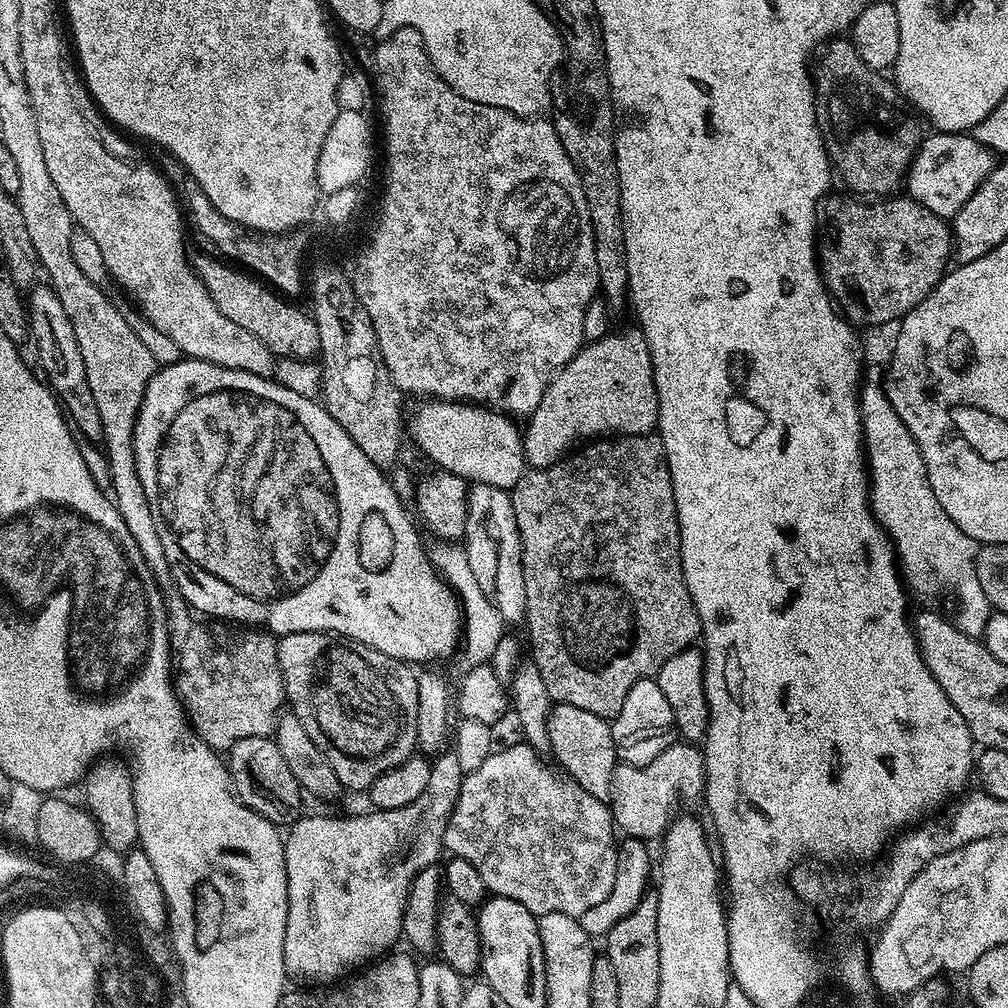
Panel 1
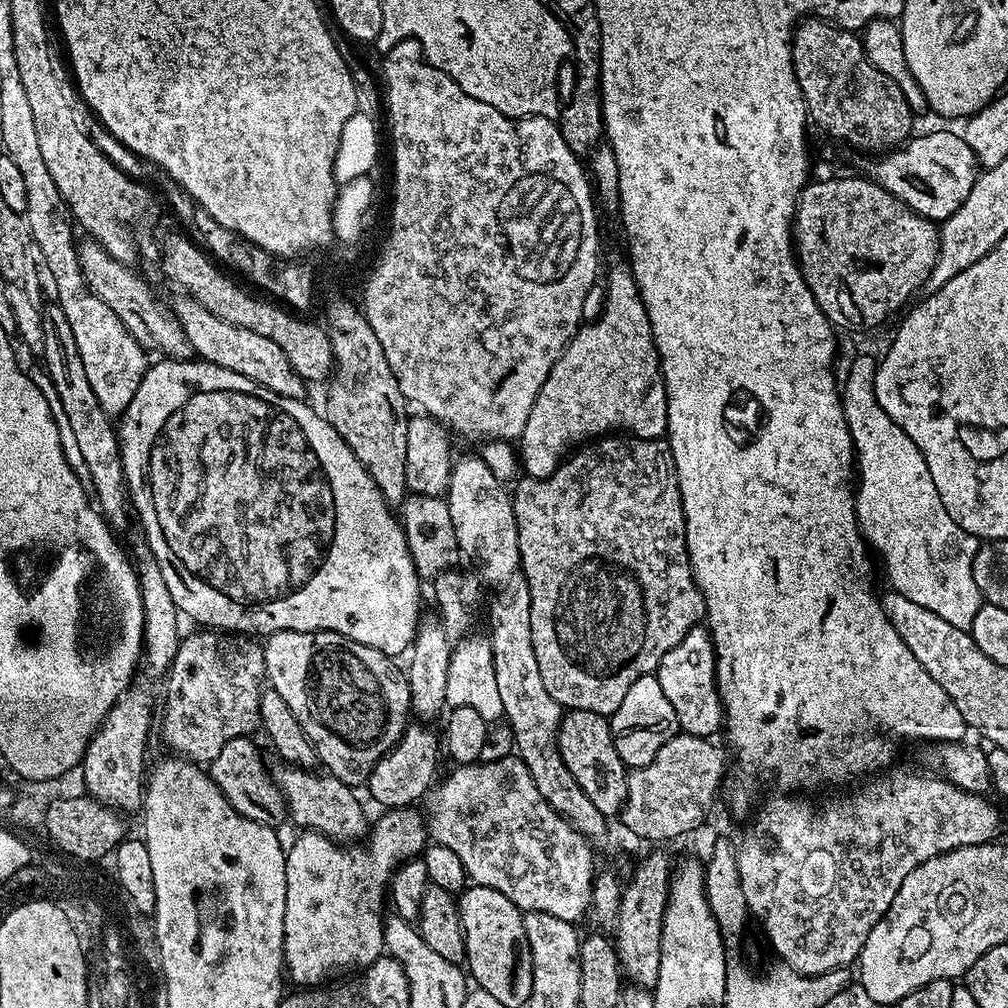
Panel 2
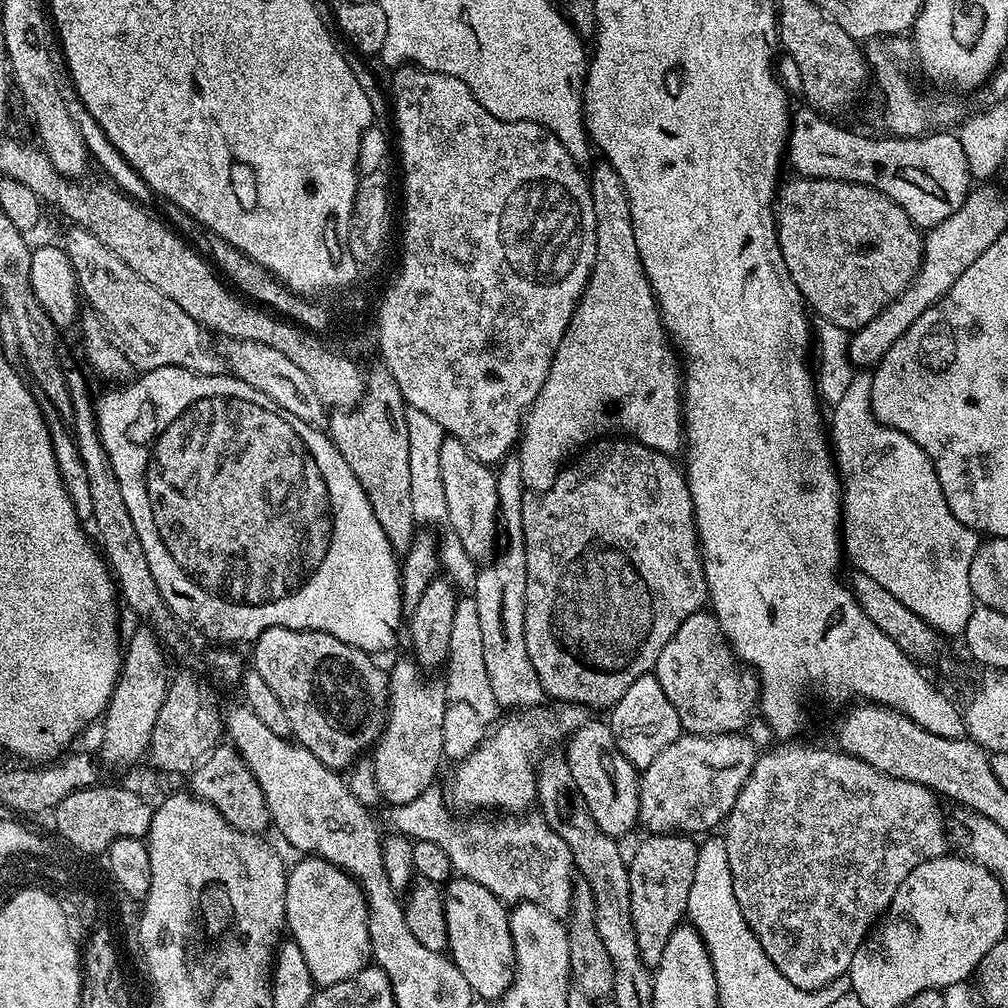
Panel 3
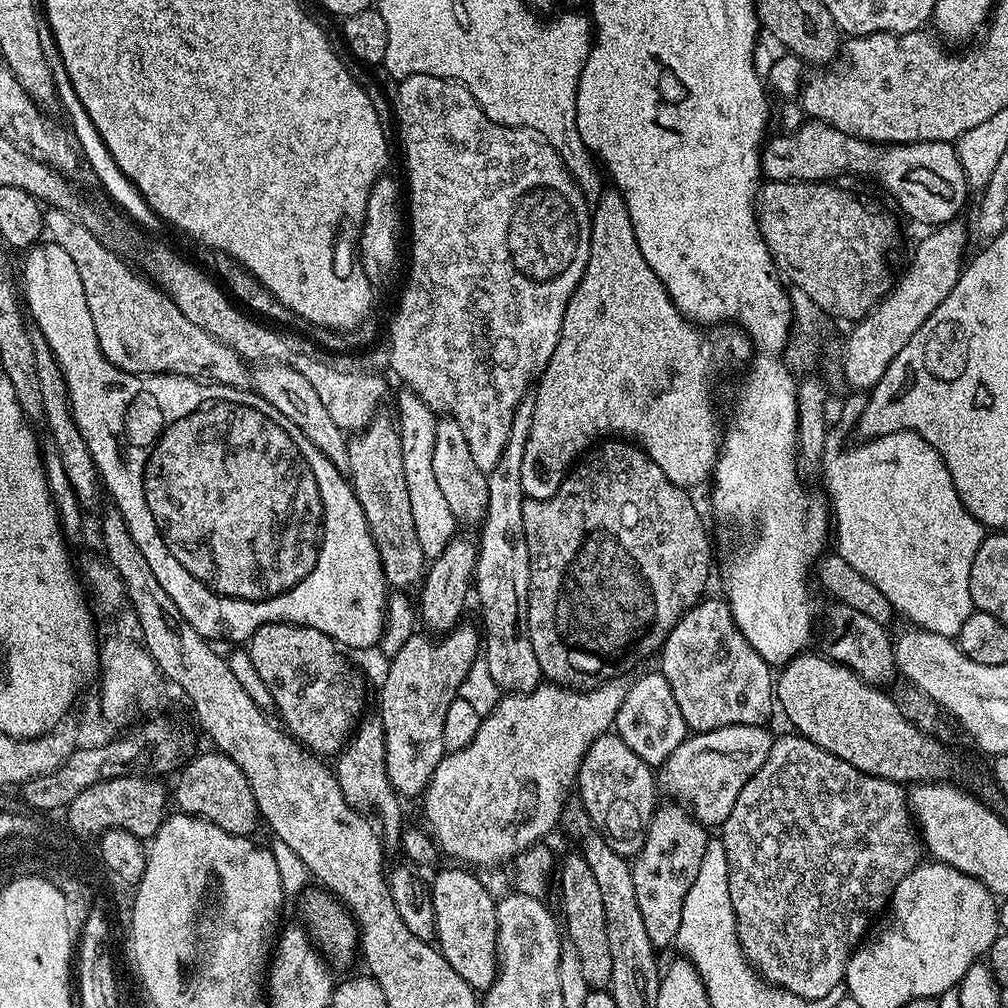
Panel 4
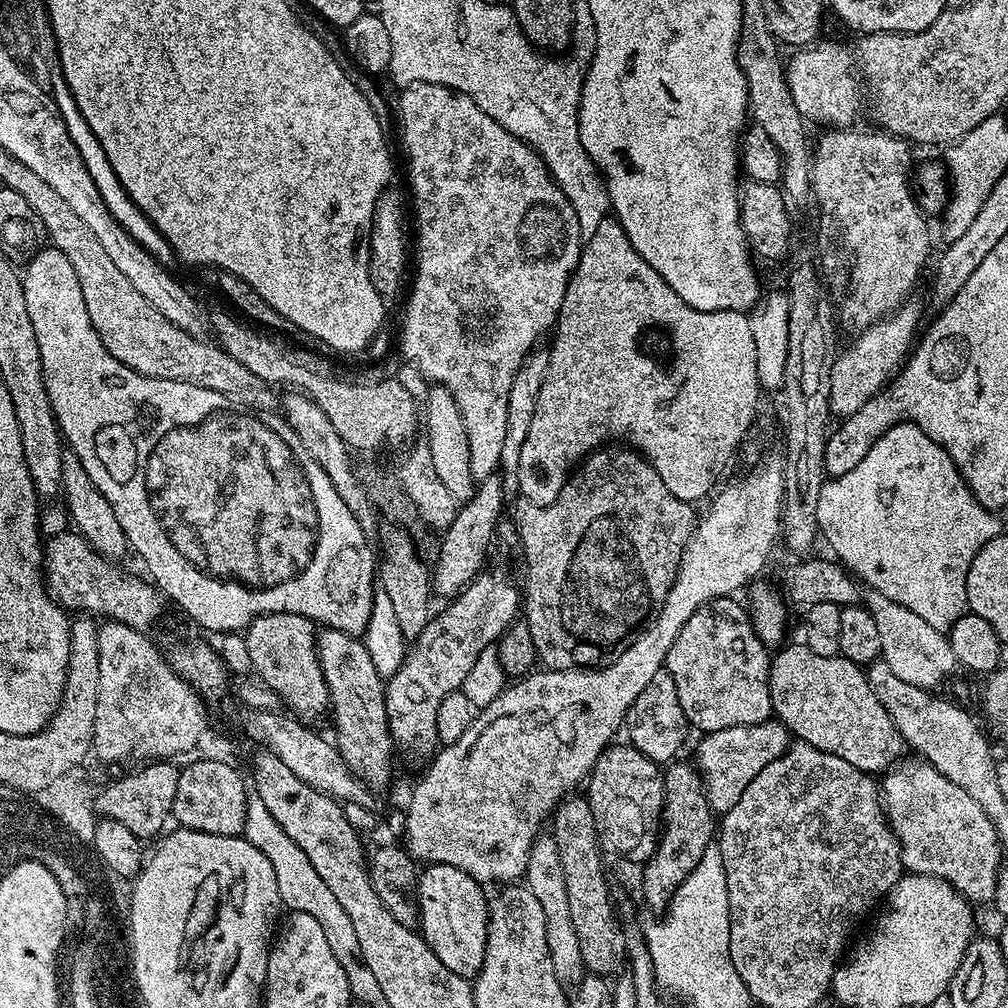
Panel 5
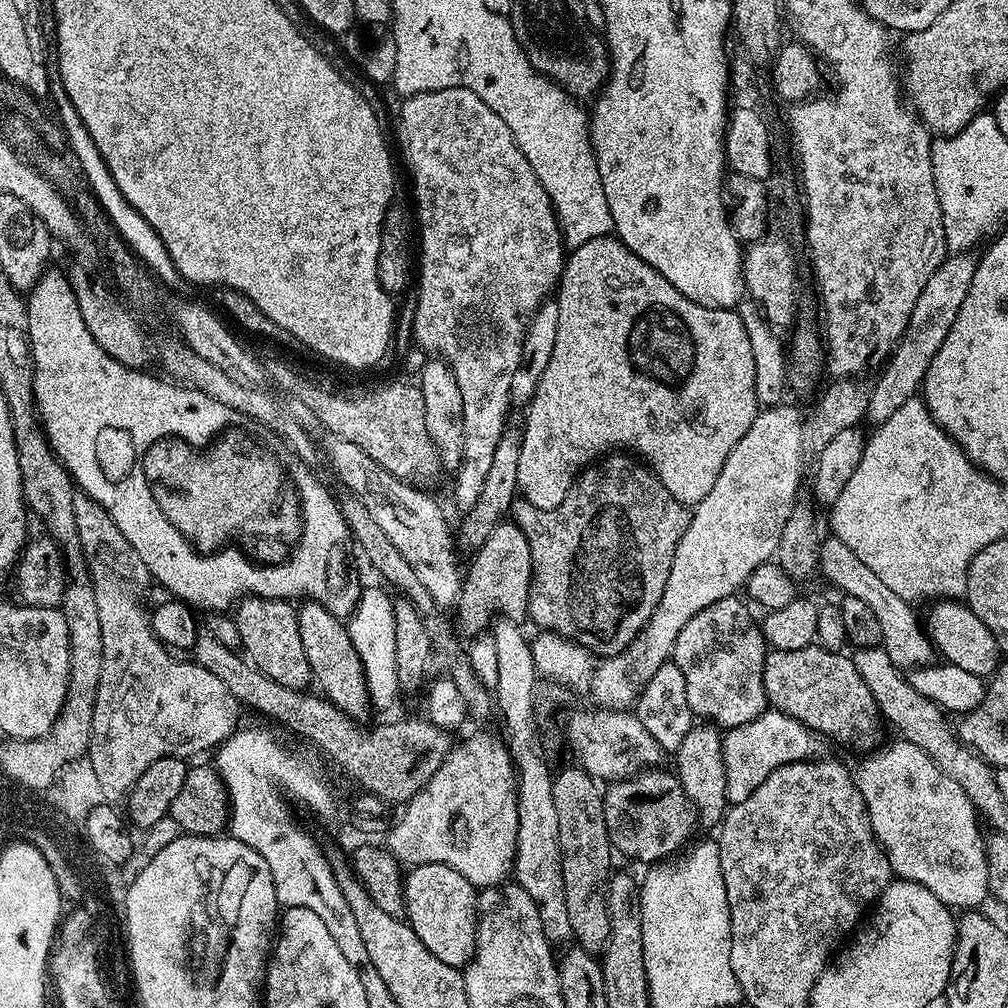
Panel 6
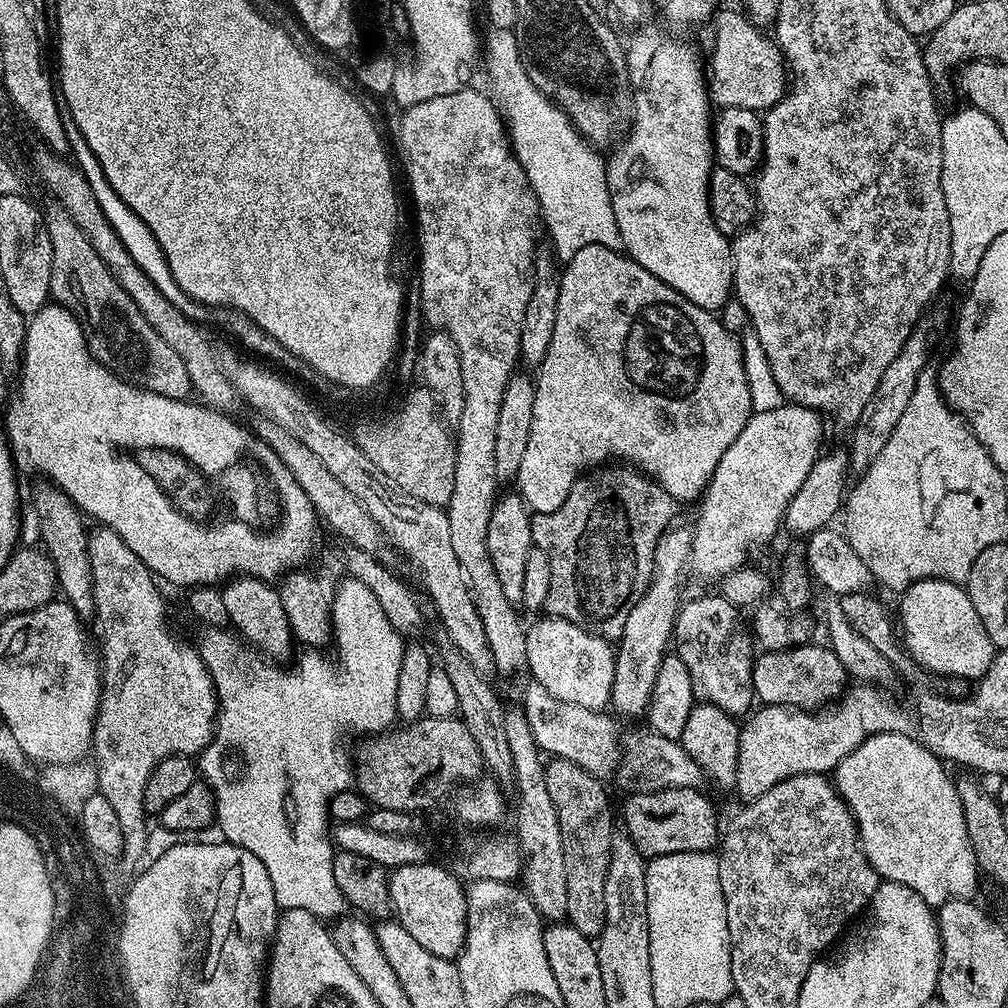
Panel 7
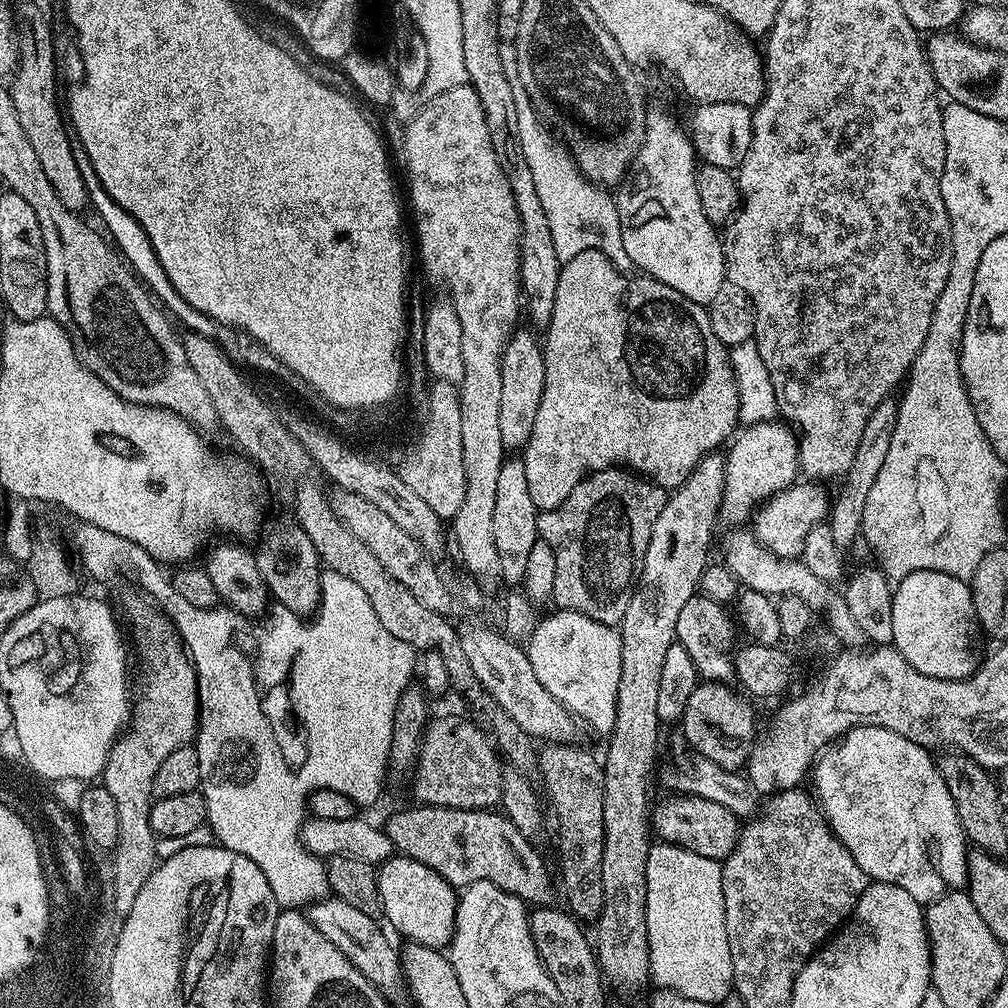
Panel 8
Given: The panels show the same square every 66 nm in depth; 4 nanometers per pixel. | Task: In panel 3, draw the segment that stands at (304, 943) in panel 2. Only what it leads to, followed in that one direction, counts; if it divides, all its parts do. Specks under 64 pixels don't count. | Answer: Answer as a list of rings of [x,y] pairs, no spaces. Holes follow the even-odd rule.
[[[305,855],[286,872],[287,935],[302,950],[306,966],[316,986],[354,978],[372,960],[372,943],[368,933],[368,903],[360,885],[337,864],[321,856]]]

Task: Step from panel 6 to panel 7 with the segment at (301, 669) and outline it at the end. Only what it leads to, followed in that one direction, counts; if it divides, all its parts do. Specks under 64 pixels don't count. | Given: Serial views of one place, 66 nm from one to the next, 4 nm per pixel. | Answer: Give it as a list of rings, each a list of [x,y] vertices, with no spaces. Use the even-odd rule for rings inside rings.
[[[243,574],[237,575],[223,585],[222,603],[226,605],[228,624],[241,637],[244,635],[254,647],[261,648],[265,652],[263,653],[265,657],[276,662],[284,662],[291,654],[292,644],[294,645],[292,627],[286,618],[286,610],[280,601],[279,591],[269,581]]]

